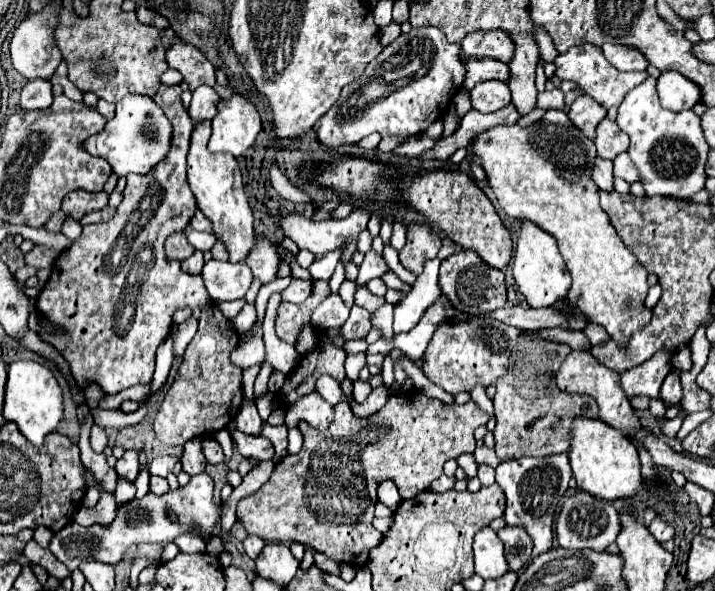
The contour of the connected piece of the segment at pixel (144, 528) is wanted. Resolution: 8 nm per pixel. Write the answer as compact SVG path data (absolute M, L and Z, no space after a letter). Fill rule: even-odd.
M201 472L197 476L191 476L189 484L179 486L177 490L169 490L161 496L149 492L143 498L133 498L129 502L119 504L117 516L111 524L79 526L73 520L53 536L49 548L69 570L77 570L81 562L91 562L91 560L117 566L131 546L153 544L153 542L169 544L187 532L205 540L213 534L223 514L223 504L215 504L213 490L215 490L213 478L207 472ZM169 514L175 514L177 520L171 520Z

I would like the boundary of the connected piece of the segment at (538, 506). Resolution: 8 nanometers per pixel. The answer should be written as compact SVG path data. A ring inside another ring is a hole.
M555 454L547 458L519 458L511 462L501 462L497 466L497 484L503 488L507 496L507 508L503 518L507 524L525 528L533 540L533 552L527 564L531 564L533 558L537 558L539 554L553 548L555 510L559 500L567 492L569 480L571 480L571 466L567 454Z

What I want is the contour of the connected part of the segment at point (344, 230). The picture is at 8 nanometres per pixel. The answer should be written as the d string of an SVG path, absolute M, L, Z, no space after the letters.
M365 208L351 212L343 220L321 220L321 222L315 222L315 220L297 216L297 214L287 214L287 216L281 218L281 228L283 228L285 236L289 236L299 248L305 248L313 254L329 254L329 252L341 248L341 262L345 266L345 276L349 280L355 280L357 272L359 272L359 266L353 262L353 254L357 252L357 238L367 228L369 216L371 216L369 210L365 210Z

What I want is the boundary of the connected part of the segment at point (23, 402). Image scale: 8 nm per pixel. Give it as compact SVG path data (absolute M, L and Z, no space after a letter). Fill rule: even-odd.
M17 360L17 362L9 364L7 372L9 372L9 378L7 378L7 386L5 386L3 416L5 416L5 420L15 422L31 444L41 446L43 438L49 432L53 432L63 418L63 390L59 386L57 378L53 376L51 368L47 368L45 364L39 364L39 362Z

